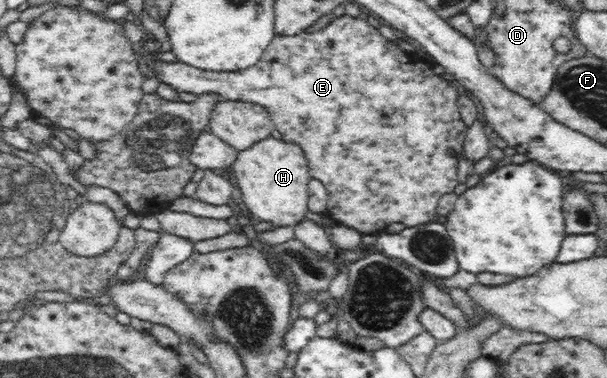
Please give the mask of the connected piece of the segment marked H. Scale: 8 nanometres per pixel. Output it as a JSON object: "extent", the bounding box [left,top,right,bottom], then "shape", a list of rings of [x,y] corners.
{"extent":[230,139,311,227],"shape":[[[277,139],[258,141],[236,154],[230,173],[235,176],[235,185],[241,192],[239,201],[253,219],[265,221],[274,227],[289,227],[310,216],[307,201],[311,177],[305,159],[299,147],[281,143]]]}

